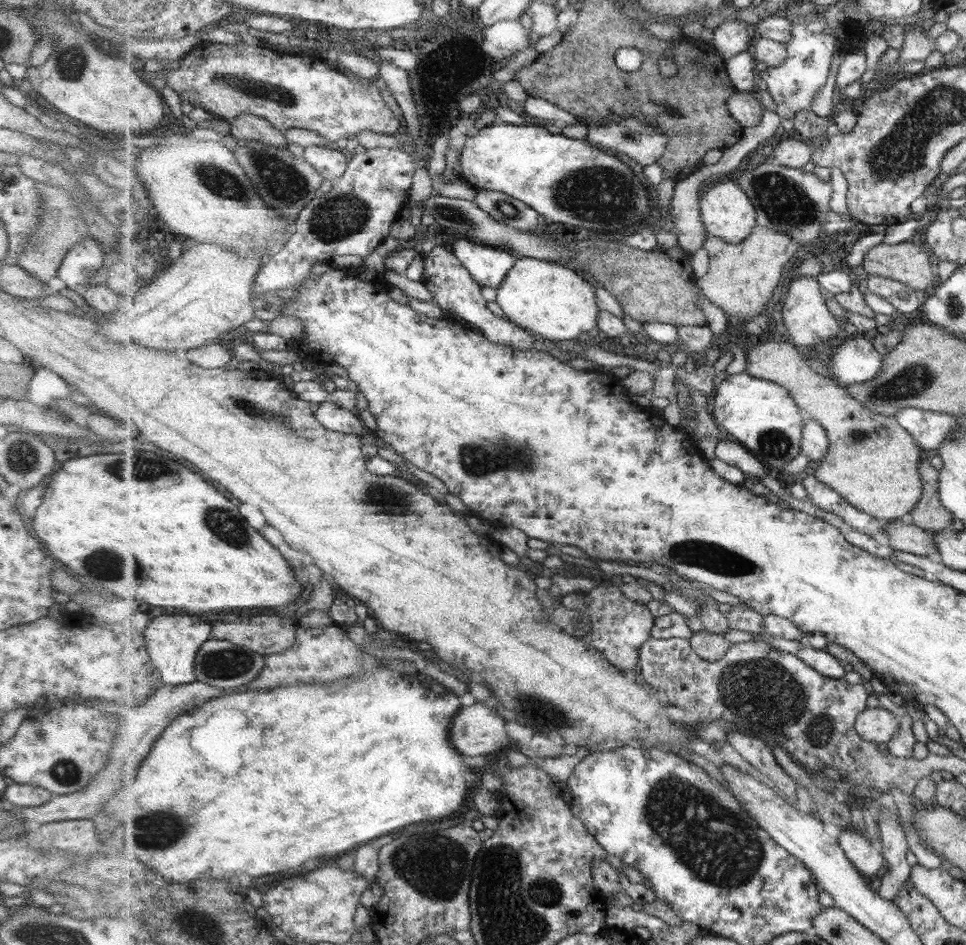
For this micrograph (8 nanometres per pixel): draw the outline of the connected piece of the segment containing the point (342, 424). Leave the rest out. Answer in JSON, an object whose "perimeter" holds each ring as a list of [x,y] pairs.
{"perimeter":[[[326,401],[316,405],[316,417],[329,430],[343,434],[363,434],[366,424],[356,411],[343,410],[335,402]]]}

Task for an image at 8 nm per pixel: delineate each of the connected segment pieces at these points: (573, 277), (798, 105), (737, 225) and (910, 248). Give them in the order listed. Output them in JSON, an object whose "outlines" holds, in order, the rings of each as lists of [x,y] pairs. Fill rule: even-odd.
{"outlines":[[[[533,257],[519,258],[497,292],[496,303],[504,311],[504,316],[533,335],[541,335],[547,340],[558,343],[559,340],[576,340],[583,332],[588,333],[598,326],[600,305],[597,302],[596,285],[581,272],[570,270],[553,261]]],[[[790,10],[783,13],[793,25],[793,38],[785,44],[789,58],[781,66],[759,66],[760,78],[768,86],[768,94],[776,103],[776,113],[782,118],[793,119],[802,110],[812,110],[816,93],[821,92],[828,83],[832,64],[837,50],[855,50],[857,42],[866,39],[865,30],[861,24],[846,21],[842,26],[829,28],[825,18],[819,13],[812,12],[806,15],[796,15]]],[[[723,182],[711,187],[700,198],[700,207],[707,234],[722,238],[729,244],[743,242],[754,233],[758,225],[756,206],[739,183]]],[[[907,240],[899,244],[881,243],[879,246],[871,248],[865,255],[862,267],[869,276],[882,276],[904,282],[924,295],[935,280],[935,262],[931,251],[926,246],[917,246]]]]}

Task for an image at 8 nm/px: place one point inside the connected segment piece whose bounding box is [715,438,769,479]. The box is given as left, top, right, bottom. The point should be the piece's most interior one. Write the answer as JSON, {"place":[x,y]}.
{"place":[730,451]}

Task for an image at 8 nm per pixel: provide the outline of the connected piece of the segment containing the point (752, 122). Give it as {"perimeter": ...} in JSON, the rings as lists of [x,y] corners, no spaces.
{"perimeter":[[[737,91],[728,100],[729,112],[744,128],[755,127],[761,124],[765,108],[757,93]]]}

